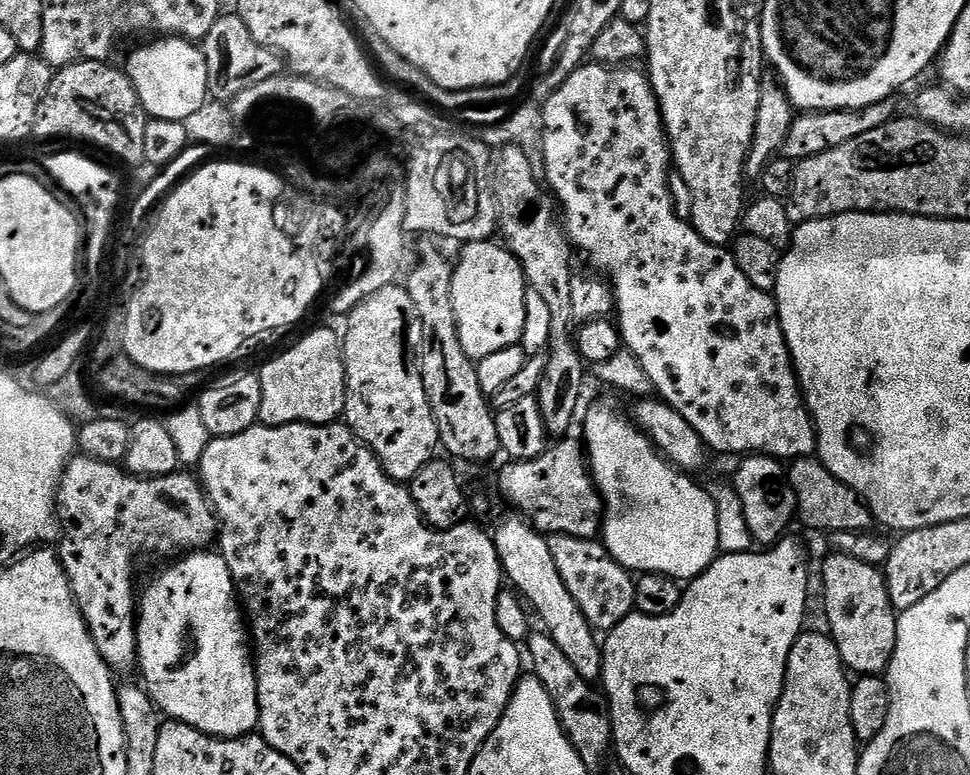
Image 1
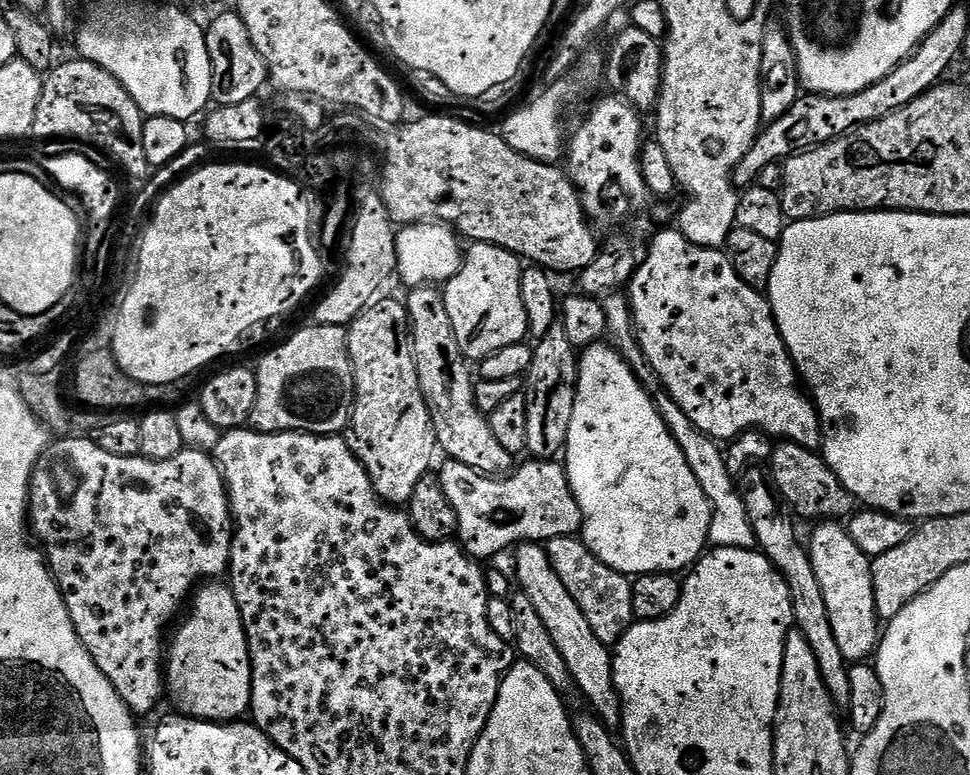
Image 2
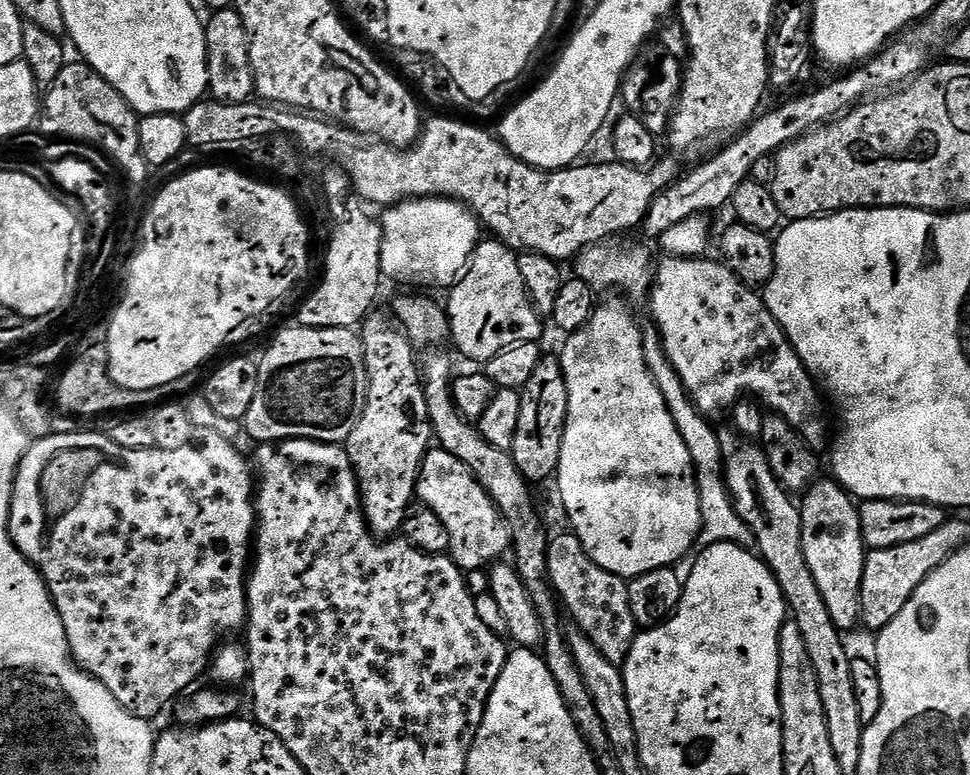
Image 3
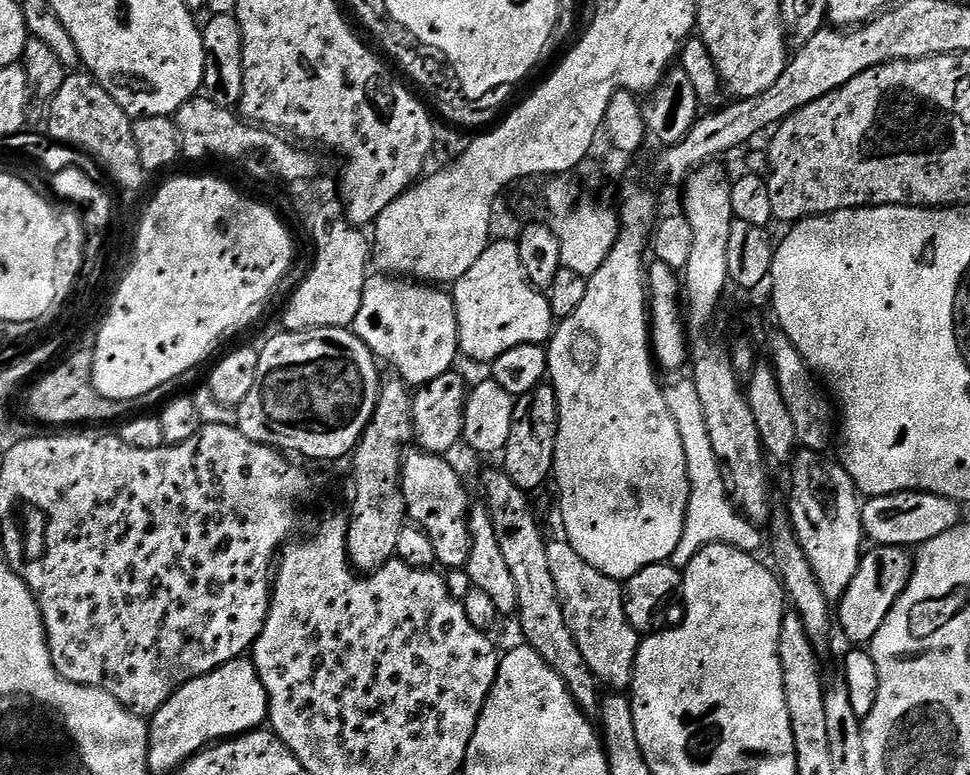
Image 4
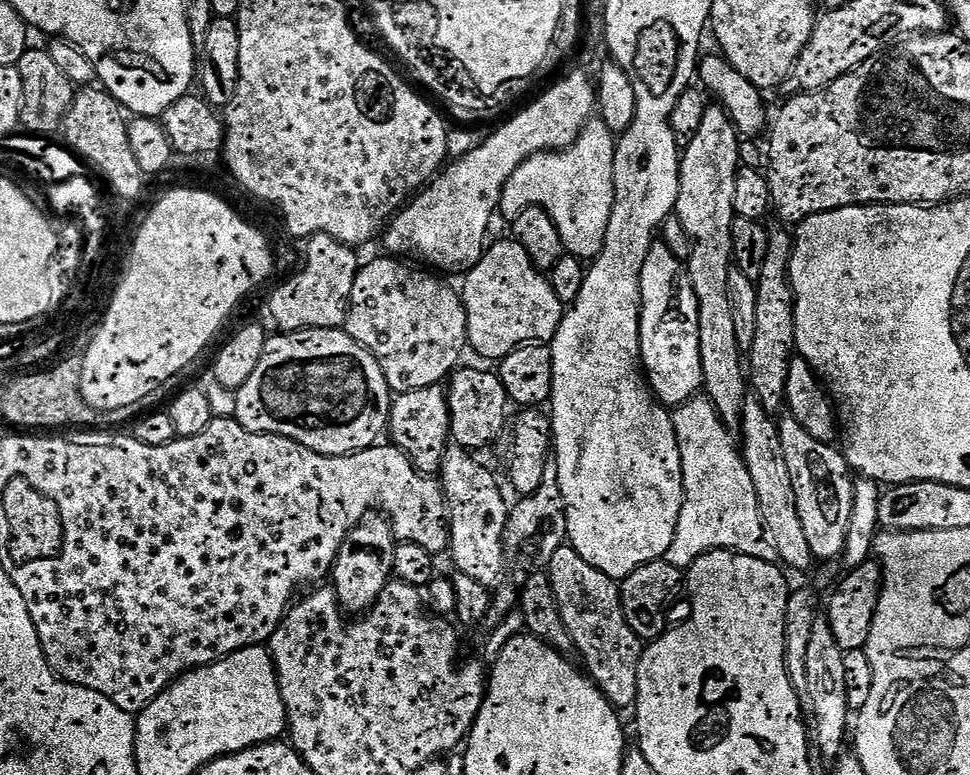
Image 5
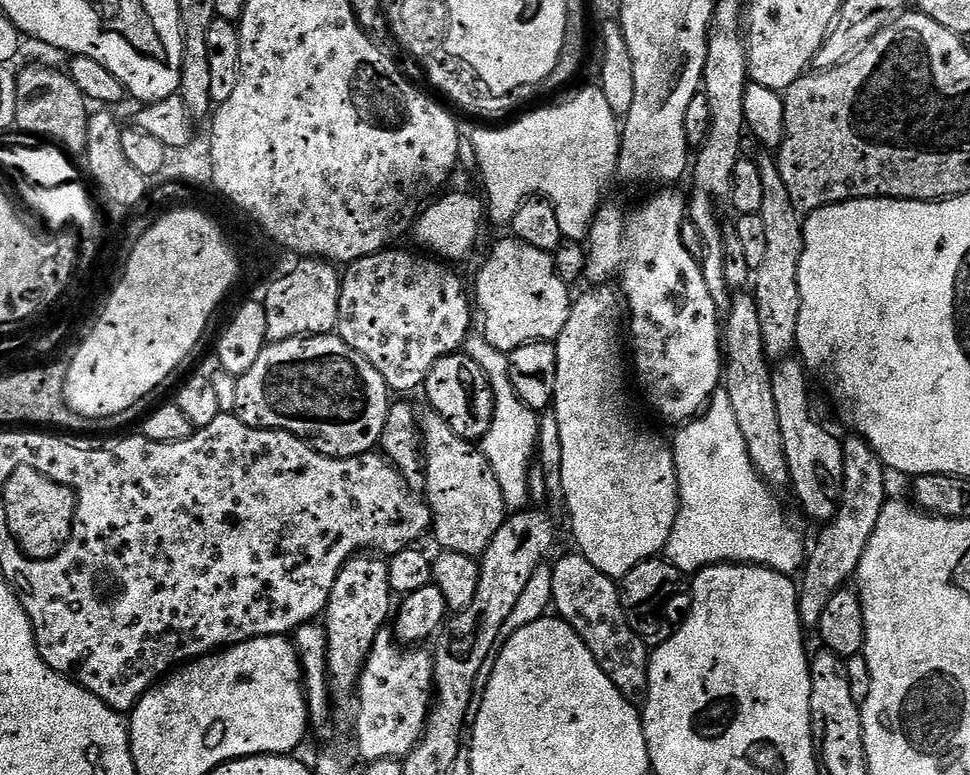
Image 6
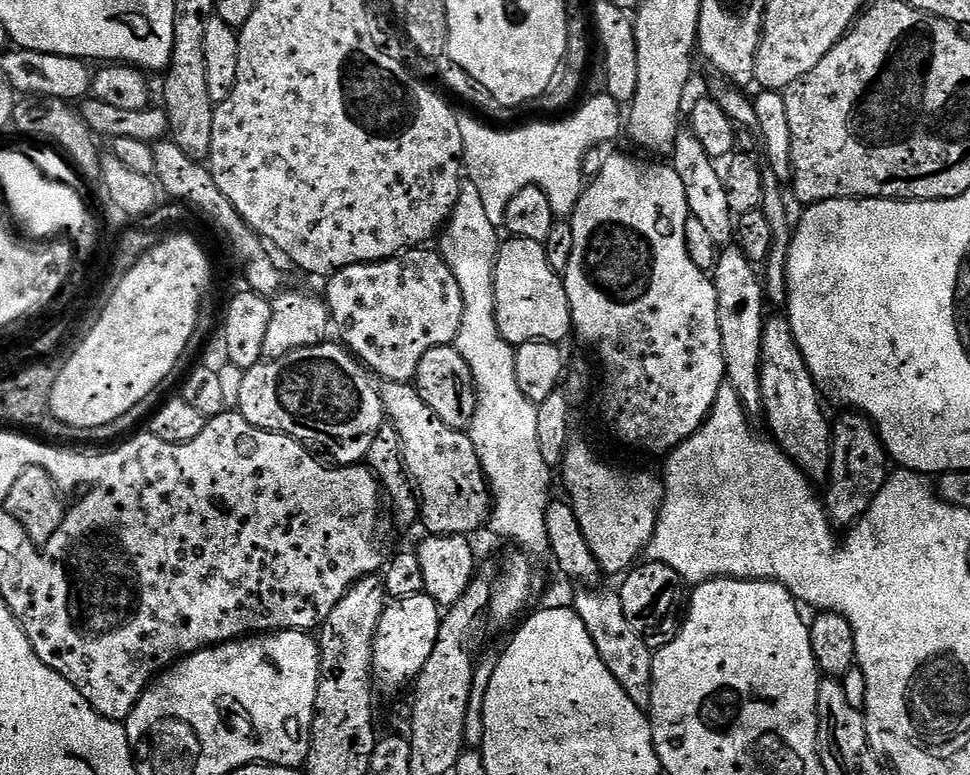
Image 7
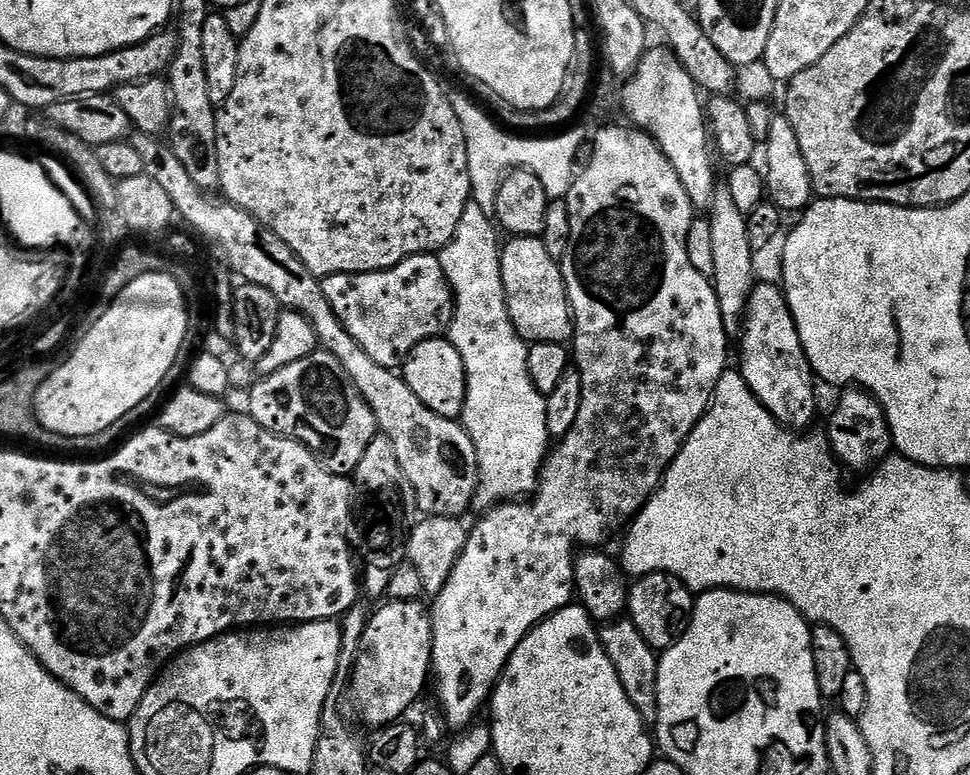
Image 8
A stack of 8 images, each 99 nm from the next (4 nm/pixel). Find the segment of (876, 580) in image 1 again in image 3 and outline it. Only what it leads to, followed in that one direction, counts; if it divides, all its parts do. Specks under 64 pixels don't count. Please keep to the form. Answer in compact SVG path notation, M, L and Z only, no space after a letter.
M817 479L810 488L803 493L802 503L799 505L800 517L802 518L802 550L806 554L806 566L810 566L810 574L814 574L814 582L818 582L818 590L822 590L822 602L826 602L826 610L830 610L830 618L834 618L834 626L839 628L841 633L848 634L852 627L860 624L860 587L862 586L862 570L864 569L864 558L866 555L866 545L862 538L862 526L860 525L860 510L857 501L849 493L845 492L844 487L836 483L835 479Z

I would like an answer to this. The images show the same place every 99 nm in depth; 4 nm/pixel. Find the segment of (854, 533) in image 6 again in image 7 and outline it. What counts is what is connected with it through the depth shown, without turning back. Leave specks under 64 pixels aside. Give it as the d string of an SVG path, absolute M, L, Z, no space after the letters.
M848 410L834 420L832 424L832 470L830 473L830 485L828 496L826 492L826 507L828 510L828 519L832 521L837 529L847 530L853 524L857 524L870 510L878 490L882 490L885 480L890 475L890 457L888 451L884 448L879 434L876 432L876 426L867 416L861 416L855 410Z

